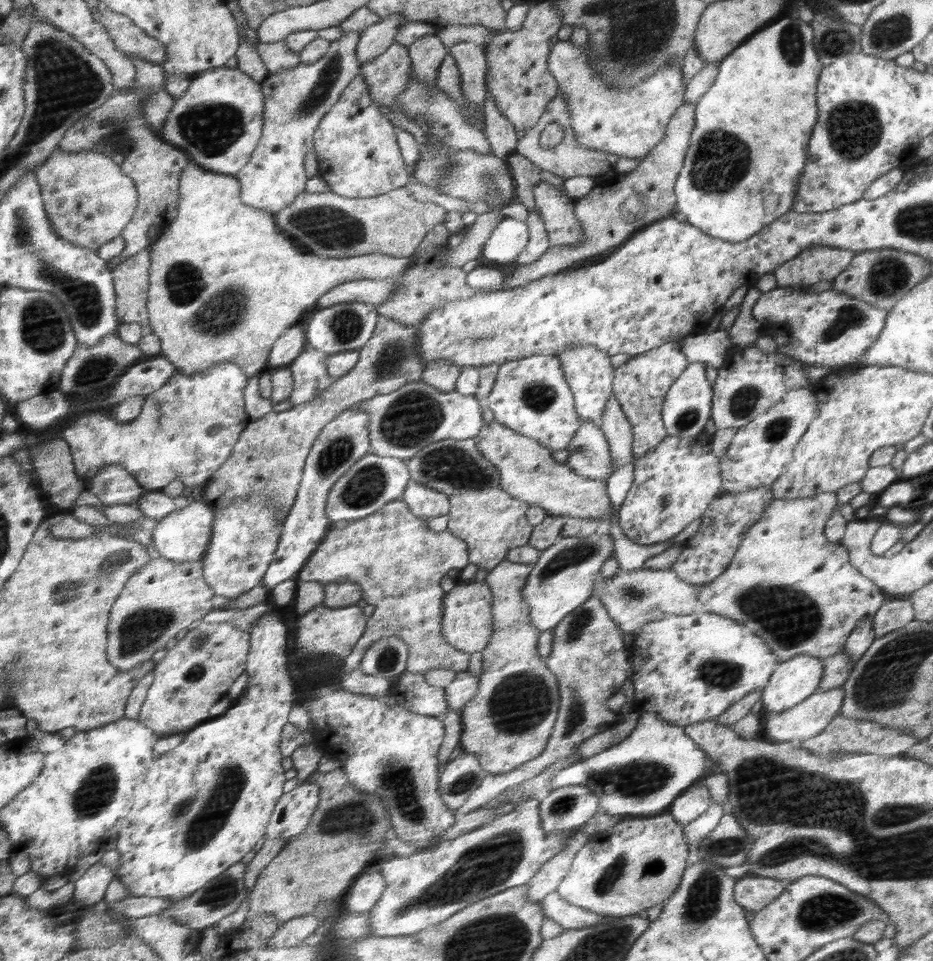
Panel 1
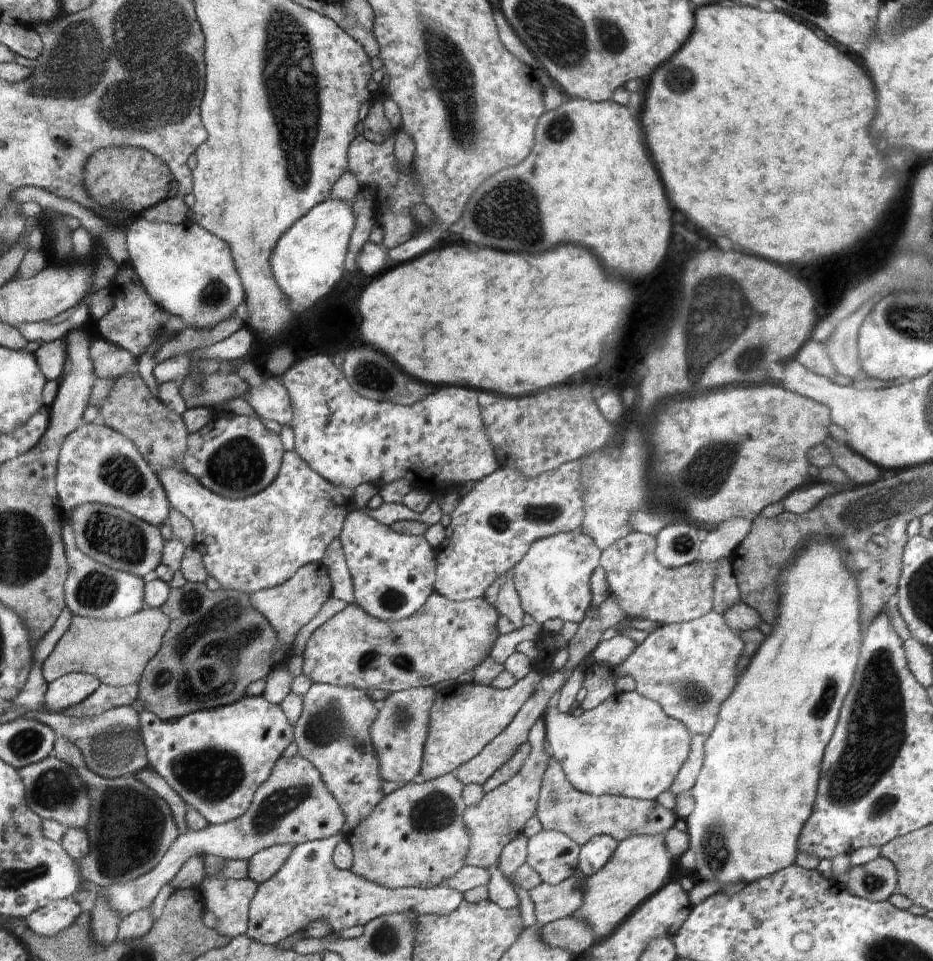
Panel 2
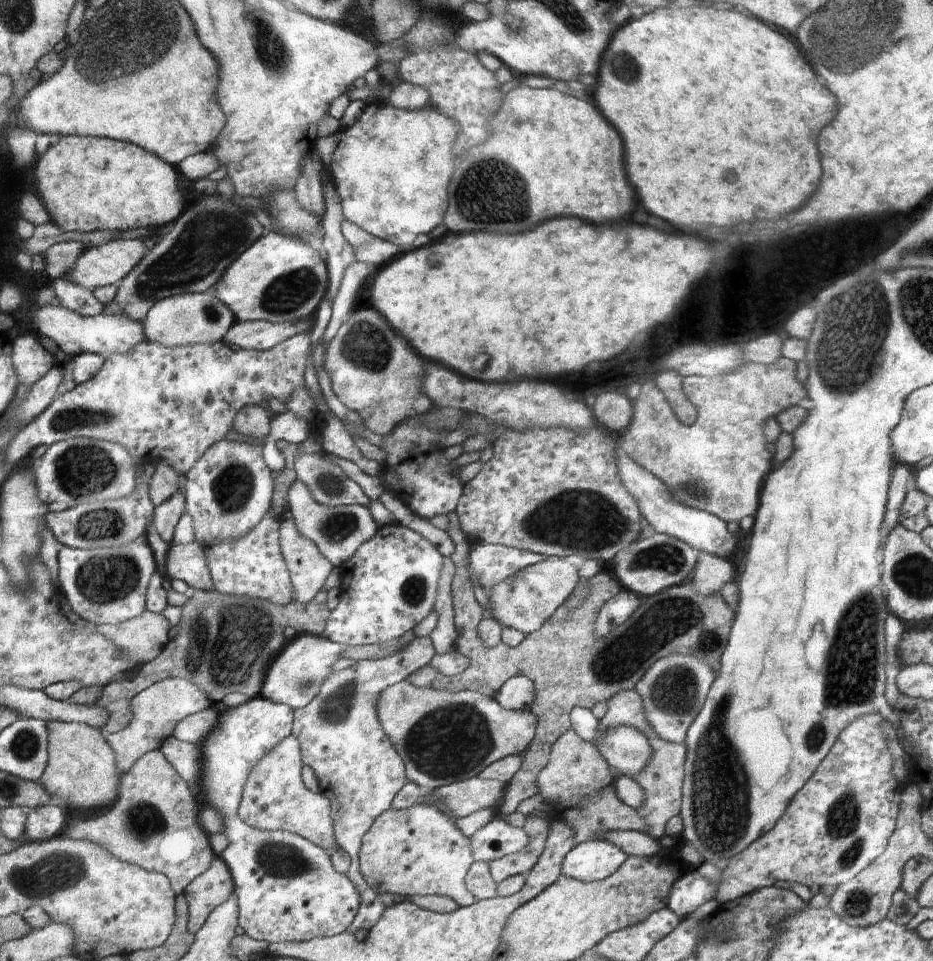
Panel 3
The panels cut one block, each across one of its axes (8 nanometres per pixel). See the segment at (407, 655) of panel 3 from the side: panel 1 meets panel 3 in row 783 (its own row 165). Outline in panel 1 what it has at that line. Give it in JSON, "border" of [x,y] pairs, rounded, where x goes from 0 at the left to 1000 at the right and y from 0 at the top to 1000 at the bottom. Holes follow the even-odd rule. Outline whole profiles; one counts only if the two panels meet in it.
{"border":[[[387,77],[370,94],[367,104],[362,104],[362,108],[358,107],[358,111],[349,117],[349,125],[345,125],[345,129],[341,128],[341,142],[337,142],[341,182],[352,191],[352,199],[375,206],[397,206],[433,195],[438,190],[439,181],[435,178],[434,165],[426,149],[424,133],[401,108]]]}

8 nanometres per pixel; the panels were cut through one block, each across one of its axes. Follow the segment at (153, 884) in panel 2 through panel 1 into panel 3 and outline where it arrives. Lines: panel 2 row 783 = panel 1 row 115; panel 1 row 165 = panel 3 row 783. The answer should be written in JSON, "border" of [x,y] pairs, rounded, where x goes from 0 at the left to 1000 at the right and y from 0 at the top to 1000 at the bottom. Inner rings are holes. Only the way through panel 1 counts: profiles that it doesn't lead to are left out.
{"border":[[[314,764],[298,773],[294,783],[285,785],[285,791],[272,799],[268,805],[268,816],[264,816],[263,827],[257,839],[257,849],[265,858],[285,865],[311,865],[319,870],[328,871],[346,883],[358,881],[359,868],[357,855],[354,855],[356,835],[345,826],[332,824],[322,810],[324,792],[319,769]]]}

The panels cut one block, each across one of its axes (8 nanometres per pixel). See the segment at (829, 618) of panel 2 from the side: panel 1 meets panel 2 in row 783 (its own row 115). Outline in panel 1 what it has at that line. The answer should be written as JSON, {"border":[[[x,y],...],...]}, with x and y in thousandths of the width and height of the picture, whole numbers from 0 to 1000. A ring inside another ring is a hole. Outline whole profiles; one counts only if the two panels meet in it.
{"border":[[[855,18],[835,20],[825,28],[810,33],[770,69],[766,85],[746,107],[748,137],[740,142],[734,174],[726,184],[722,200],[726,203],[725,225],[755,242],[778,251],[793,252],[824,236],[849,214],[855,196],[855,185],[864,173],[866,146],[877,123],[876,86],[882,67],[870,48],[870,29]],[[748,156],[748,158],[746,158]],[[817,169],[838,169],[827,177],[808,177]],[[776,173],[776,175],[765,175]],[[832,202],[832,210],[821,210]]]}

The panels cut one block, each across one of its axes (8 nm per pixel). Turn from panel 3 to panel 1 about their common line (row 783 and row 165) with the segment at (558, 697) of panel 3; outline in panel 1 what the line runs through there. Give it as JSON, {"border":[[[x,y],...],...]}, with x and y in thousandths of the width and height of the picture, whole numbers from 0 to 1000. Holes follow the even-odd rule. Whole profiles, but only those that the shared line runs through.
{"border":[[[552,158],[549,160],[542,171],[546,175],[550,190],[552,194],[552,203],[557,206],[557,210],[562,212],[565,219],[574,219],[574,204],[572,198],[577,191],[589,191],[596,198],[606,198],[606,187],[596,183],[592,179],[577,175],[567,164]]]}

